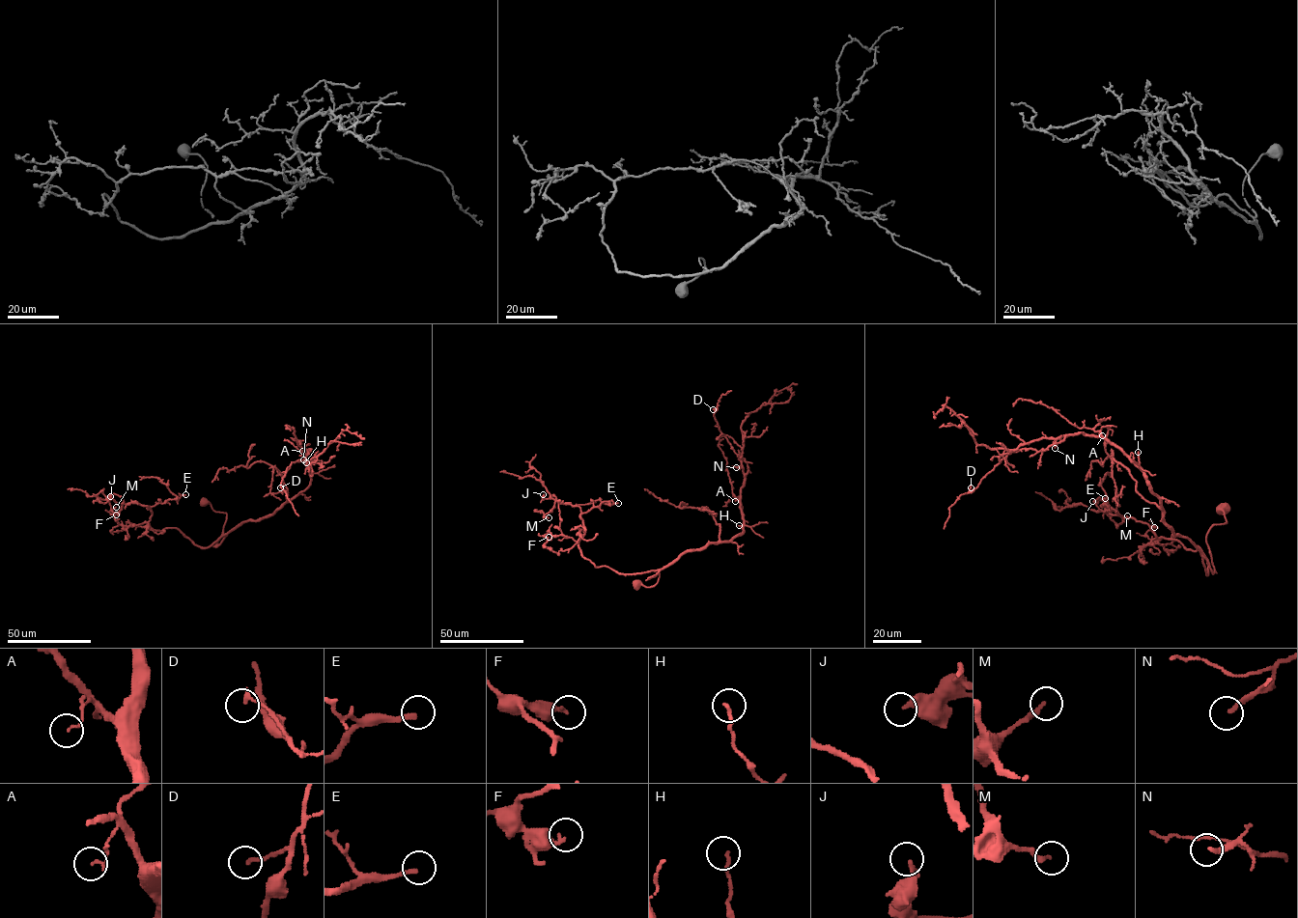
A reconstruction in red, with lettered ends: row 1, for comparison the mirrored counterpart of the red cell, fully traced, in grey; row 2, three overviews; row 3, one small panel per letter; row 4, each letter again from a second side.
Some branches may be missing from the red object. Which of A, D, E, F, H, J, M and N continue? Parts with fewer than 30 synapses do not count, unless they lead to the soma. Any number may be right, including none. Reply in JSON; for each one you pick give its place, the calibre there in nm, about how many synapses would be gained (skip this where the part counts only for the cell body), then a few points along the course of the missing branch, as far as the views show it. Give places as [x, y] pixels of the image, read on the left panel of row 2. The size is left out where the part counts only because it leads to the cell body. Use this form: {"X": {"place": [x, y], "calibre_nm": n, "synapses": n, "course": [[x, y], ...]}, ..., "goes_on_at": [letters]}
{"E": {"place": [185, 494], "calibre_nm": 200, "synapses": 50, "course": [[185, 494], [219, 492], [229, 495], [239, 479]]}, "goes_on_at": ["E"]}

